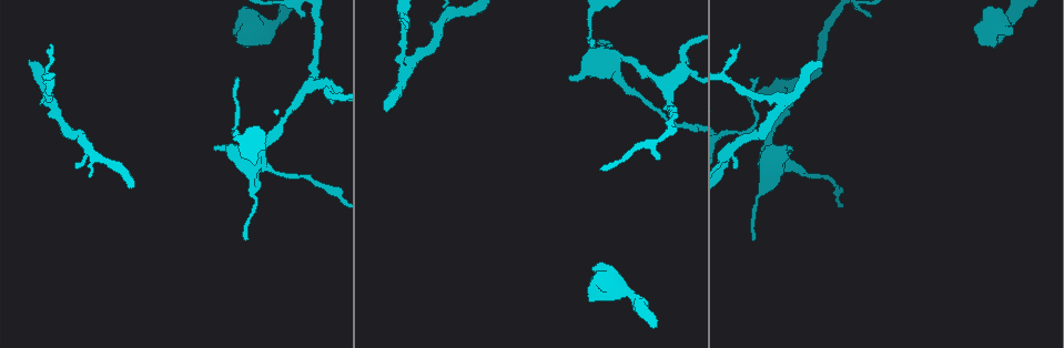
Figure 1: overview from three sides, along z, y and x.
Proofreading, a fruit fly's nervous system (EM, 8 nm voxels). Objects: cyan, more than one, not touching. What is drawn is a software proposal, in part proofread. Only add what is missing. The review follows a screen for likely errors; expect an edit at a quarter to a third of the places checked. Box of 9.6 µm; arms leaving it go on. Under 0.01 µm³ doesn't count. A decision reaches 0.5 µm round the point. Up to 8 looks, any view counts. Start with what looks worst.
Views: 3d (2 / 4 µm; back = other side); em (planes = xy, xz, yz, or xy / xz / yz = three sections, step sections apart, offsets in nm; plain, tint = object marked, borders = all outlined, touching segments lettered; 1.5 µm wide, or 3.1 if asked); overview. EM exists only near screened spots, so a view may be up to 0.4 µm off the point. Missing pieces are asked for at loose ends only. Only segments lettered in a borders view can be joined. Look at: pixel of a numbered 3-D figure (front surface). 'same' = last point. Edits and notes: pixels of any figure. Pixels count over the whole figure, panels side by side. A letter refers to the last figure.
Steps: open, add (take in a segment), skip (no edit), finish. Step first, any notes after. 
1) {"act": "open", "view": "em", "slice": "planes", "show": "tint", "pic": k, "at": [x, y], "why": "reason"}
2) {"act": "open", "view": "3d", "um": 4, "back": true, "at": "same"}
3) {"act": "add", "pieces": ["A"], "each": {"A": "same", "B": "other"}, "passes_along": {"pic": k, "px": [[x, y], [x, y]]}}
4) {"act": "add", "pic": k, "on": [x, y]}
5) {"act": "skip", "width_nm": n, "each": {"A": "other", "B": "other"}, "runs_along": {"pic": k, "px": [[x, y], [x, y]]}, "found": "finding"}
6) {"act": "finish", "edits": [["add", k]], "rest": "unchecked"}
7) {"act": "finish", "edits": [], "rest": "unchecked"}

{"act": "open", "view": "em", "slice": "xy", "step": 4, "show": "borders", "pic": 1, "at": [407, 28], "why": "thin end"}

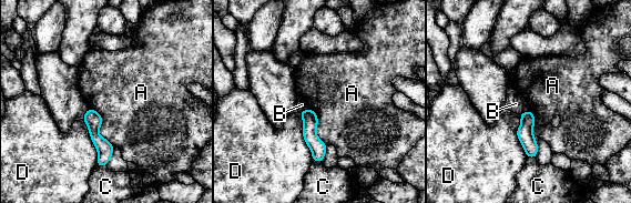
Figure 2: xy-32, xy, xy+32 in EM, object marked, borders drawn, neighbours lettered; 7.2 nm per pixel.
{"act": "open", "view": "em", "slice": "planes", "show": "borders", "at": "same", "why": "another direction"}

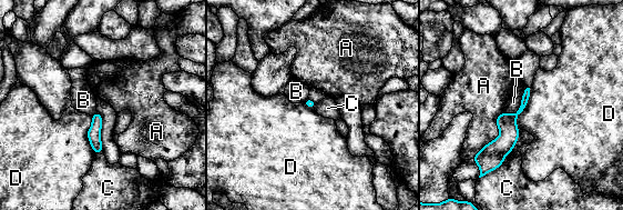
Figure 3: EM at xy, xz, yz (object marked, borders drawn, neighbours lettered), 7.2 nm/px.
{"act": "skip", "longest_contact_nm": ["A", 420], "each": {"A": "other", "B": "other", "C": "other", "D": "other"}, "border": {"pic": 3, "px": [[519, 131], [519, 138], [514, 144]]}, "found": "no lettered segment goes on from it"}

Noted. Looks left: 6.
{"act": "open", "view": "3d", "um": 2, "back": true, "pic": 1, "at": [788, 148], "why": "an open end"}

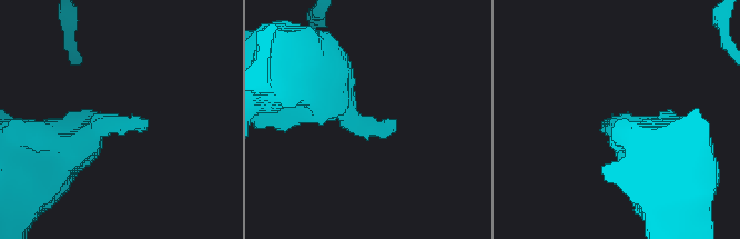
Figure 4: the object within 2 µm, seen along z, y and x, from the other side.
{"act": "open", "view": "em", "slice": "xy", "step": 4, "show": "borders", "pic": 4, "at": [394, 120], "why": "shape alone is not enough"}

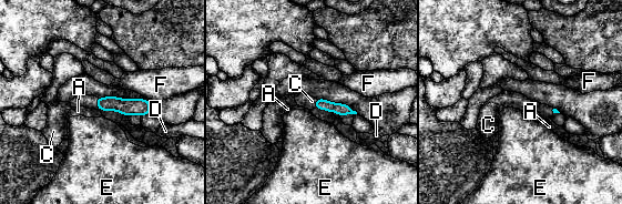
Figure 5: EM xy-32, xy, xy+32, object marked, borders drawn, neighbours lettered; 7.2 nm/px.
{"act": "open", "view": "em", "slice": "planes", "show": "borders", "at": "same"}

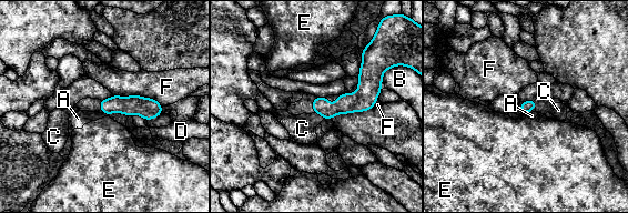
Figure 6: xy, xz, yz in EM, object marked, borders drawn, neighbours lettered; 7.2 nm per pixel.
{"act": "add", "pieces": ["C"], "each": {"A": "other", "B": "other", "C": "same", "D": "other", "E": "other", "F": "other"}, "passes_along": {"pic": 6, "px": [[348, 102], [320, 113], [302, 129]]}, "found": "the neuron continues"}

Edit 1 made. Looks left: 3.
{"act": "open", "view": "3d", "um": 4, "pic": 1, "at": [1009, 28], "why": "branch stops here"}

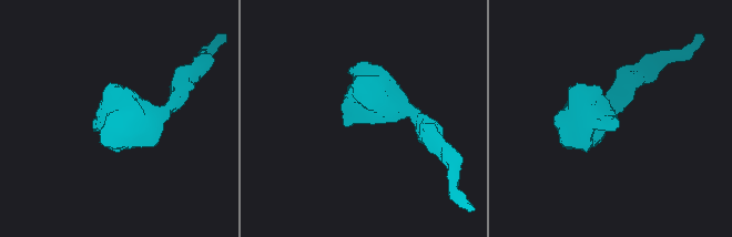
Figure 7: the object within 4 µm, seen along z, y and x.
{"act": "open", "view": "em", "slice": "xy", "step": 4, "show": "borders", "pic": 7, "at": [345, 122], "why": "need the tissue"}

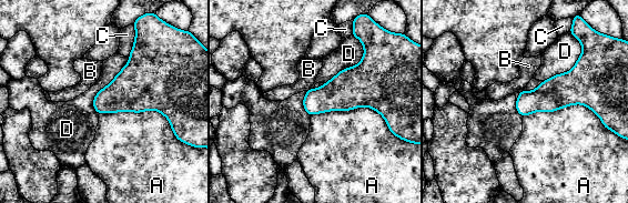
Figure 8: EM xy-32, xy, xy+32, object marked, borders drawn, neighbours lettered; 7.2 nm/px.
{"act": "open", "view": "em", "slice": "planes", "show": "borders", "at": "same"}

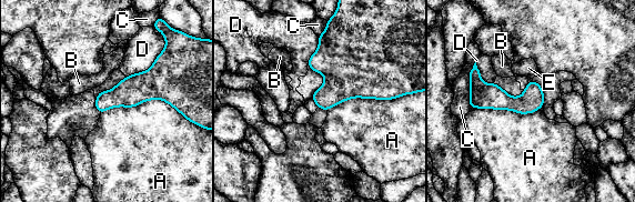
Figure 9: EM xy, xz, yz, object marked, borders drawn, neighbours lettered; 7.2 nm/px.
{"act": "skip", "longest_contact_nm": ["A", 550], "each": {"A": "other", "B": "other", "C": "other", "D": "other", "E": "other"}, "border": {"pic": 9, "px": [[161, 51], [148, 69], [126, 77]]}, "found": "no lettered segment goes on from it"}

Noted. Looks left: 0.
{"act": "finish", "edits": [["add", 6]], "rest": "unchecked"}

